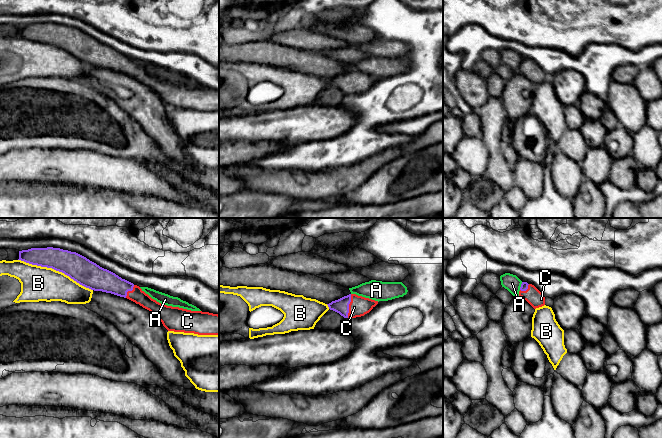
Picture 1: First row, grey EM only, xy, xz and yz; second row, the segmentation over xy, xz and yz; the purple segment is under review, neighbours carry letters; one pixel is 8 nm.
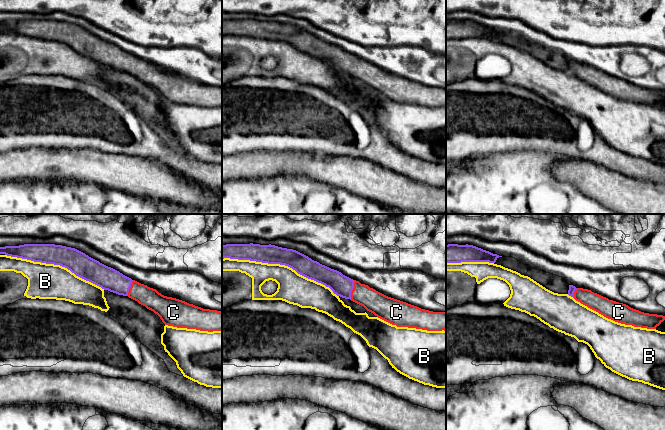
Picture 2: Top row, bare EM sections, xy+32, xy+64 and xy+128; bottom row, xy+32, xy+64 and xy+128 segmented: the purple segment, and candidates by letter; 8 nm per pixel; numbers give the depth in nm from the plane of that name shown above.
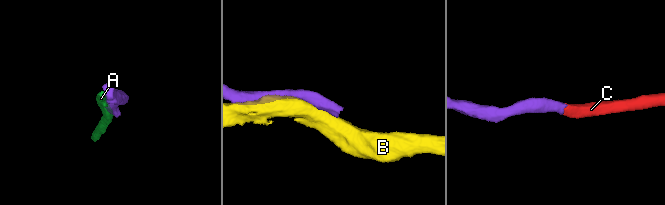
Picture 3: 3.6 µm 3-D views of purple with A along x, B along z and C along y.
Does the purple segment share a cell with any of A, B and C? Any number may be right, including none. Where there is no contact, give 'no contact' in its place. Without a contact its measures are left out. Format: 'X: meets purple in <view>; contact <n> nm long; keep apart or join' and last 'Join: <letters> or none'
A: meets purple in yz; contact 70 nm long; keep apart
B: meets purple in xy; contact 650 nm long; keep apart
C: meets purple in xz; contact 190 nm long; join
Join: C

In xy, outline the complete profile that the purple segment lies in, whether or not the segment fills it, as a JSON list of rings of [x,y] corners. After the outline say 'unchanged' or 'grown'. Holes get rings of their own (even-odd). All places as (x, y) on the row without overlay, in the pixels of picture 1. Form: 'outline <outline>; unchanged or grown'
outline [[[53,23],[31,24],[19,27],[18,36],[62,48],[91,66],[127,74],[156,91],[168,107],[219,111],[218,90],[163,81],[139,62],[76,28]]]; grown

